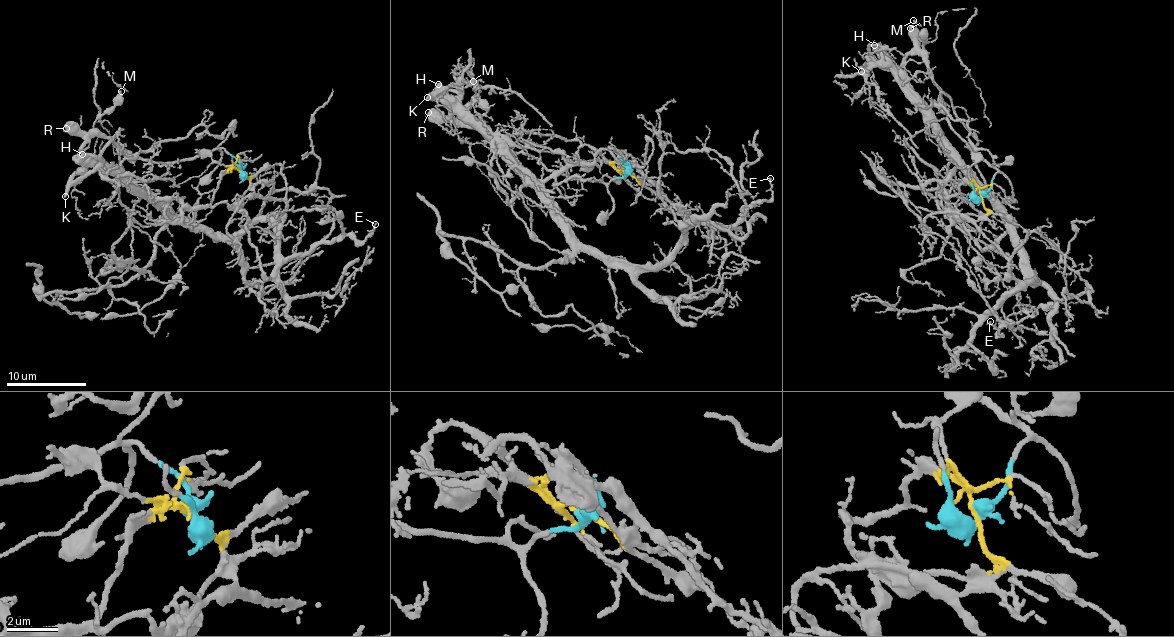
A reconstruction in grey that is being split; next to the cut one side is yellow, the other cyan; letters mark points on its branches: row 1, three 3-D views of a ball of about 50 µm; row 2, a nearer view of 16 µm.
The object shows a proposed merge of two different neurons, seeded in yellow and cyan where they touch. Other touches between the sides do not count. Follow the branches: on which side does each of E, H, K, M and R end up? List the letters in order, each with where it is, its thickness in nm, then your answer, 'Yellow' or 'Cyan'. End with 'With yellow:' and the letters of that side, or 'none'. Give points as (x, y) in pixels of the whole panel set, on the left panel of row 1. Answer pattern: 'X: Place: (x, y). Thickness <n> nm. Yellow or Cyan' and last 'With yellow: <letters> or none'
E: Place: (375, 224). Thickness 120 nm. Yellow
H: Place: (82, 154). Thickness 650 nm. Yellow
K: Place: (65, 196). Thickness 320 nm. Cyan
M: Place: (121, 91). Thickness 160 nm. Cyan
R: Place: (66, 128). Thickness 750 nm. Cyan
With yellow: E, H

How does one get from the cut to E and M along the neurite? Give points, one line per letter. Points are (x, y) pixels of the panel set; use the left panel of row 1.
E: (241, 170), (258, 195), (284, 201), (278, 222), (283, 256), (306, 254), (346, 235), (361, 241), (375, 225)
M: (241, 170), (240, 164), (221, 148), (164, 164), (138, 159), (94, 128), (94, 122), (114, 104), (120, 91)

